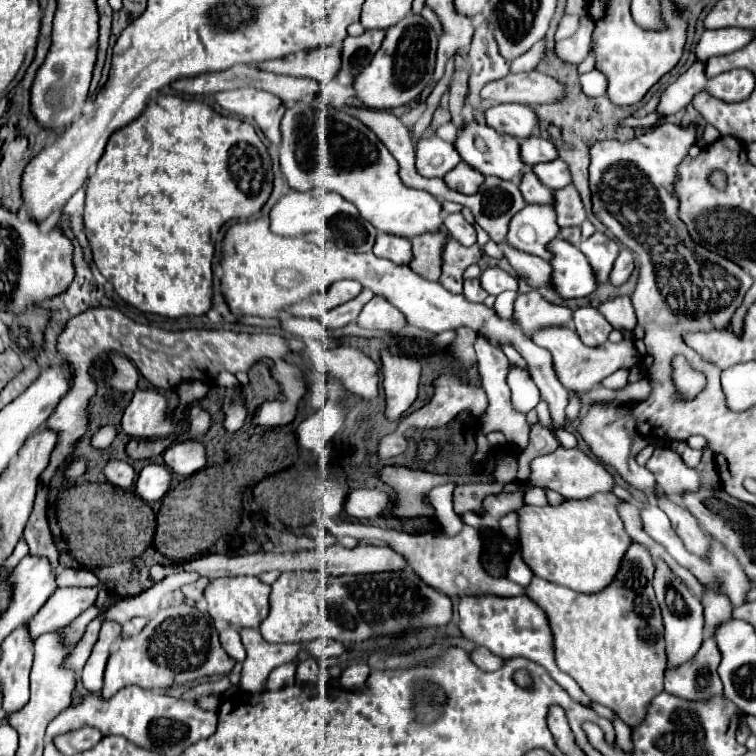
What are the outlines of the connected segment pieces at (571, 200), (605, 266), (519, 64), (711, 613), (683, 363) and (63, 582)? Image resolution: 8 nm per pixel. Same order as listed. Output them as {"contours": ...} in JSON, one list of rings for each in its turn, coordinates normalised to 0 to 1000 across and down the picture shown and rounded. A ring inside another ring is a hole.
{"contours":[[[[751,245],[746,250],[738,250],[733,258],[735,258],[738,298],[741,300],[770,298],[772,290],[775,290],[775,279],[772,279],[772,269],[770,269],[762,247]]],[[[788,306],[783,313],[778,313],[775,319],[770,319],[767,332],[775,337],[775,343],[780,345],[788,369],[794,374],[804,374],[804,364],[810,358],[810,351],[820,335],[820,324],[815,316],[802,313],[799,308]]],[[[717,52],[714,57],[709,57],[709,60],[706,60],[701,67],[696,67],[693,73],[683,75],[683,78],[677,81],[677,94],[680,94],[680,97],[685,97],[685,94],[706,94],[706,91],[717,83],[720,73],[722,73],[722,52]]],[[[934,779],[934,790],[929,792],[929,800],[931,800],[931,816],[934,816],[934,840],[944,840],[944,832],[963,821],[968,816],[968,800],[966,795],[952,787],[952,784],[944,784],[942,779]]],[[[894,472],[889,485],[892,485],[892,501],[894,501],[892,507],[899,515],[899,520],[905,520],[905,525],[921,522],[923,517],[931,515],[931,496],[923,493],[921,488],[915,491],[915,485],[905,472]]],[[[87,750],[77,758],[77,776],[124,776],[127,771],[130,763],[114,750]]]]}

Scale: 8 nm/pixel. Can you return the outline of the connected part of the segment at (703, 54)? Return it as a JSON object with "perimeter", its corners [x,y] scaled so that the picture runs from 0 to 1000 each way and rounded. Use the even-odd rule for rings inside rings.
{"perimeter":[[[950,38],[950,41],[937,41],[929,46],[923,62],[921,62],[921,75],[926,81],[934,81],[942,73],[958,73],[981,65],[992,52],[995,41],[979,41],[979,38]]]}

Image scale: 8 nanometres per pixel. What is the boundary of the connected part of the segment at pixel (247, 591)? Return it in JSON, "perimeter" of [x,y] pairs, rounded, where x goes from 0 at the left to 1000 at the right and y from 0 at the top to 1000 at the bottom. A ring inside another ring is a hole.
{"perimeter":[[[288,763],[280,766],[270,779],[270,792],[275,798],[275,811],[280,819],[296,819],[307,829],[341,829],[357,808],[357,774],[347,771],[341,763]]]}

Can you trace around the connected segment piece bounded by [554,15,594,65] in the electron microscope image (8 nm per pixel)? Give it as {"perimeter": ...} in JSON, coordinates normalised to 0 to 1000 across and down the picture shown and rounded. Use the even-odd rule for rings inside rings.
{"perimeter":[[[772,20],[770,28],[767,28],[767,38],[757,49],[751,49],[746,54],[738,54],[733,60],[735,75],[749,81],[749,83],[762,86],[770,83],[780,69],[783,41],[786,41],[786,30],[783,30],[780,20]]]}

